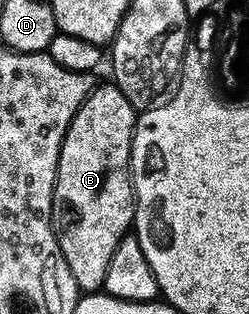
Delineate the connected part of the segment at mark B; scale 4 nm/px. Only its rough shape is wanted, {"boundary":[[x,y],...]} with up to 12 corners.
{"boundary":[[95,85],[58,157],[60,252],[102,290],[134,225],[136,109]]}

